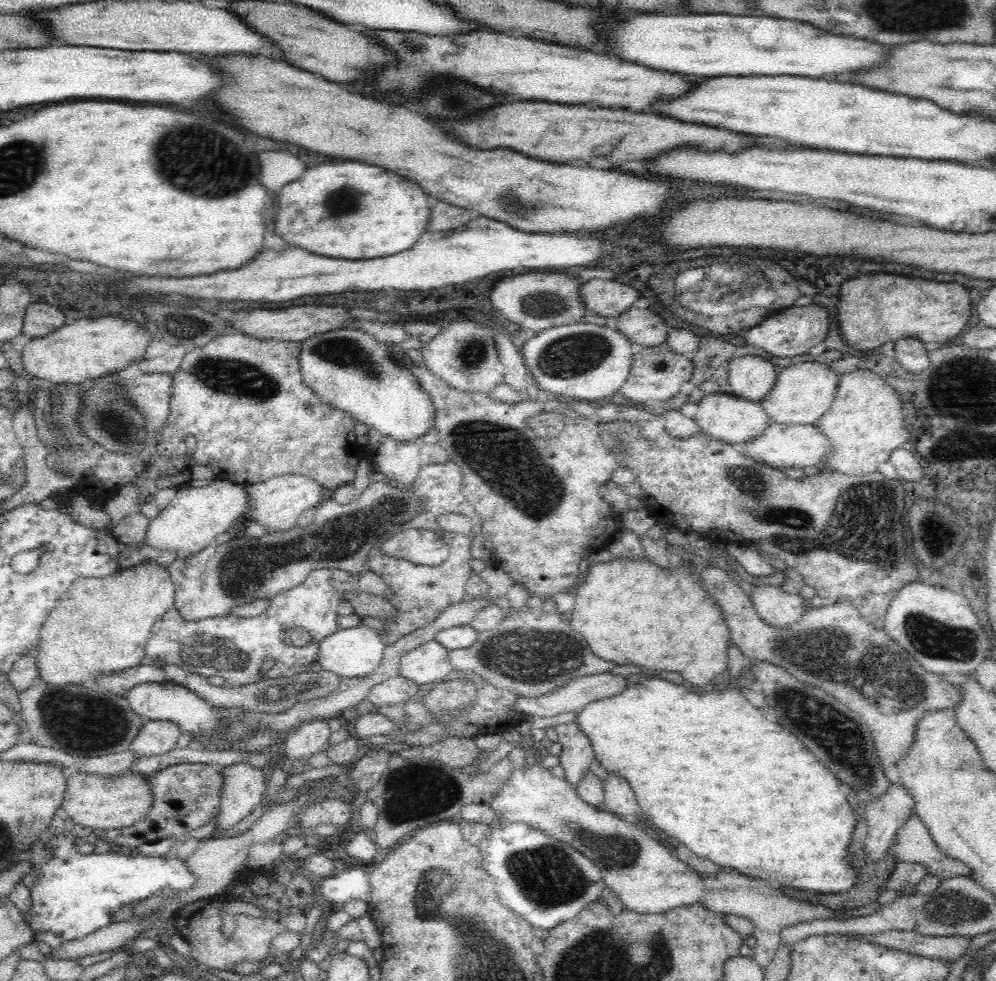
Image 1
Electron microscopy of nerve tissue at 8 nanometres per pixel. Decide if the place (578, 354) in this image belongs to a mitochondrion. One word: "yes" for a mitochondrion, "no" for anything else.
yes

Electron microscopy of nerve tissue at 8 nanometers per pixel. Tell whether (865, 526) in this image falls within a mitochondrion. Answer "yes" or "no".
yes

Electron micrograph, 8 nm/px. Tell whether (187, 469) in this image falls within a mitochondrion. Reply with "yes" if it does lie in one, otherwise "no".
no

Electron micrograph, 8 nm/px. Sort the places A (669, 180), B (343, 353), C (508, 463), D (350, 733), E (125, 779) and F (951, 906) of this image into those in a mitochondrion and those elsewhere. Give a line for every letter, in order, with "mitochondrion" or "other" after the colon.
A: other
B: mitochondrion
C: mitochondrion
D: other
E: other
F: mitochondrion

